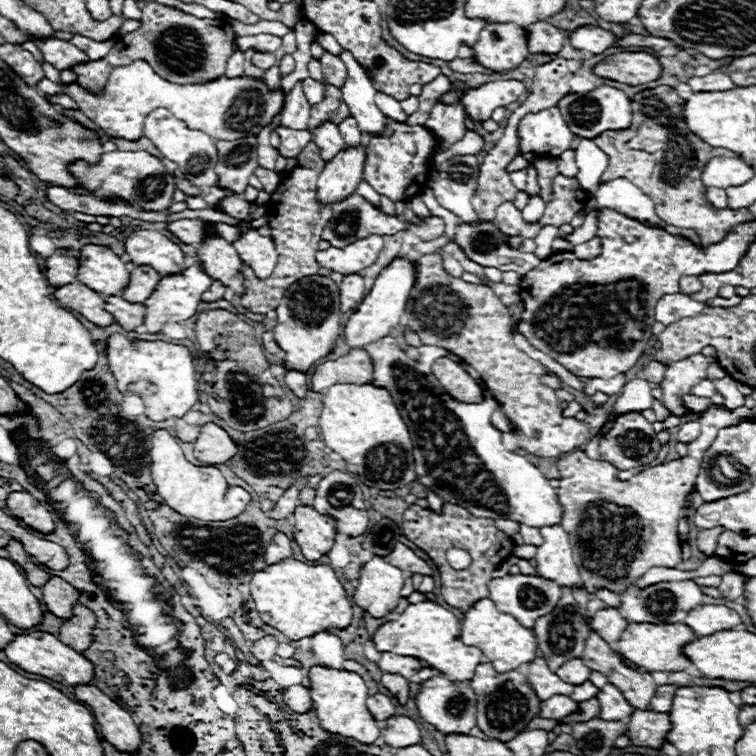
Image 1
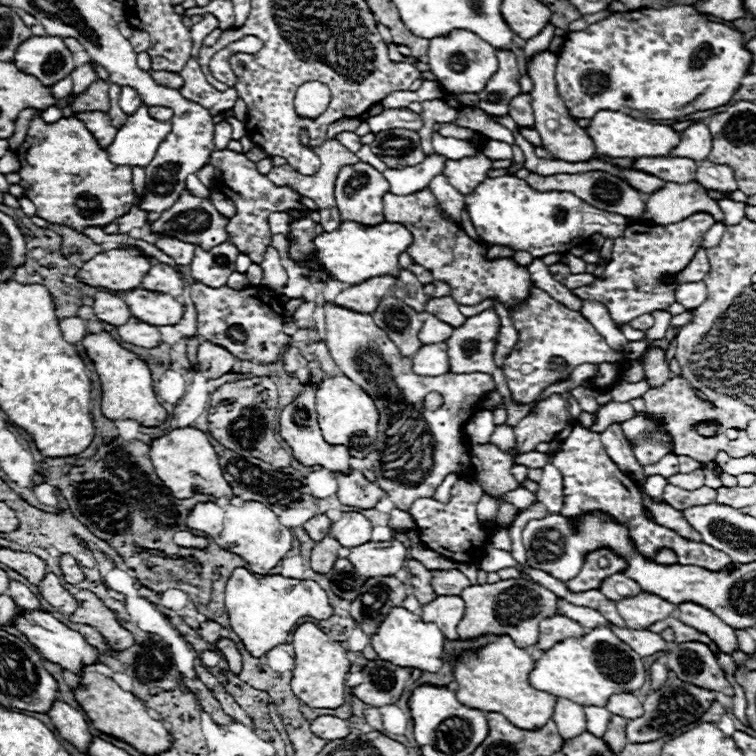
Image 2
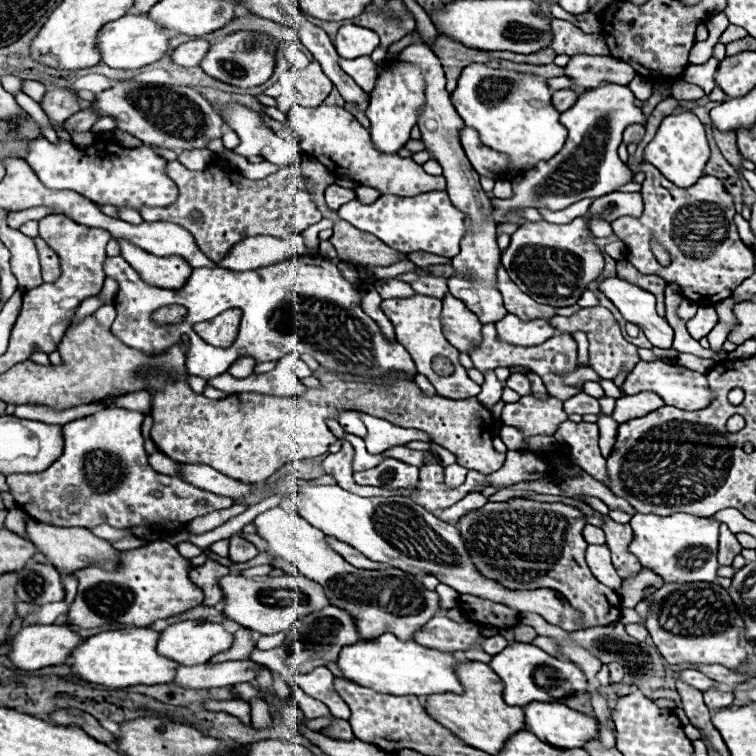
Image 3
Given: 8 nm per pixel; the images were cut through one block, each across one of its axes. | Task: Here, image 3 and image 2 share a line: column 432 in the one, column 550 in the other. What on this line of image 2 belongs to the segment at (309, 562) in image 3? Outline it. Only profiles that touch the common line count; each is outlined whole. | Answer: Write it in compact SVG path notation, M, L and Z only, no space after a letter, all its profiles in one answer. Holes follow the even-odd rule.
M522 578L500 580L496 584L472 584L462 590L460 598L466 604L464 618L458 624L458 636L462 640L472 640L478 636L510 636L518 648L536 644L538 624L544 616L556 614L556 596L554 592L526 582Z

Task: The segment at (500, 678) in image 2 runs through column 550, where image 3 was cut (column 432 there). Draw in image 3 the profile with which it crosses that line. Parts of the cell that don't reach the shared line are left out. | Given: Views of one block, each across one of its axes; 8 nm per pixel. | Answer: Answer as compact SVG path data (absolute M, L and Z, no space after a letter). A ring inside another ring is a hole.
M468 662L456 668L456 676L464 686L464 694L430 694L426 696L426 712L444 728L454 732L468 746L488 752L500 754L506 740L516 732L524 730L524 710L512 708L502 700L502 680L488 668L484 662Z

